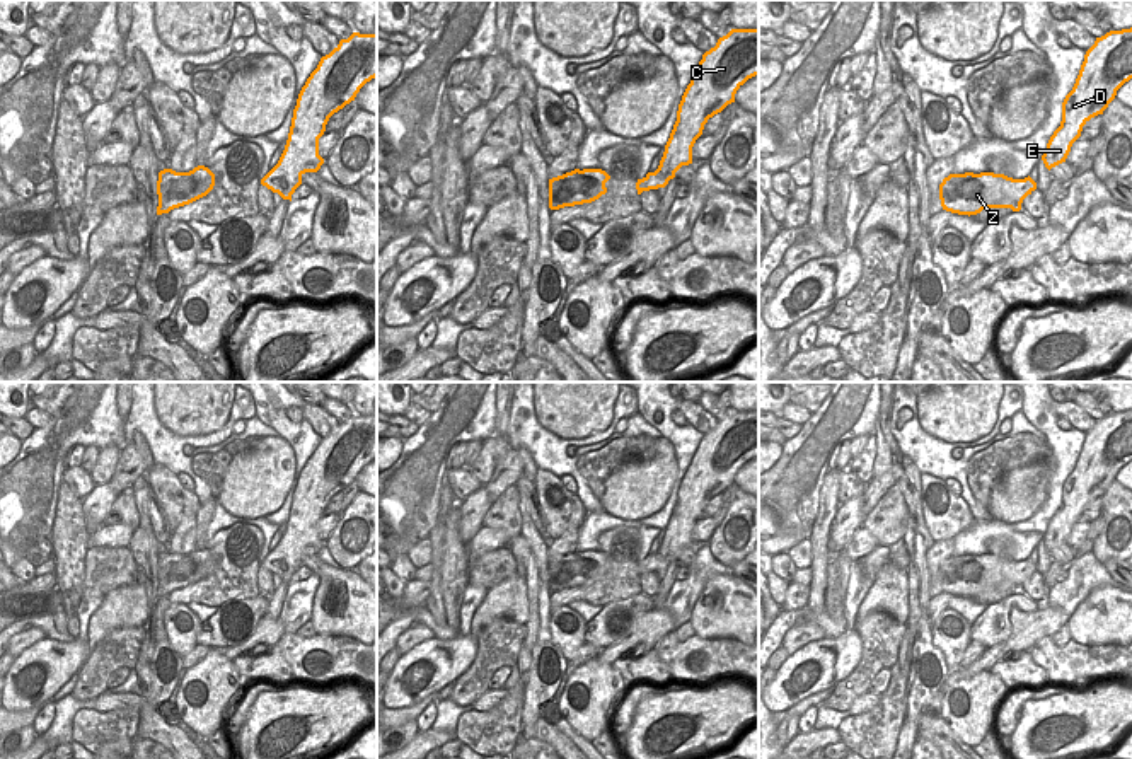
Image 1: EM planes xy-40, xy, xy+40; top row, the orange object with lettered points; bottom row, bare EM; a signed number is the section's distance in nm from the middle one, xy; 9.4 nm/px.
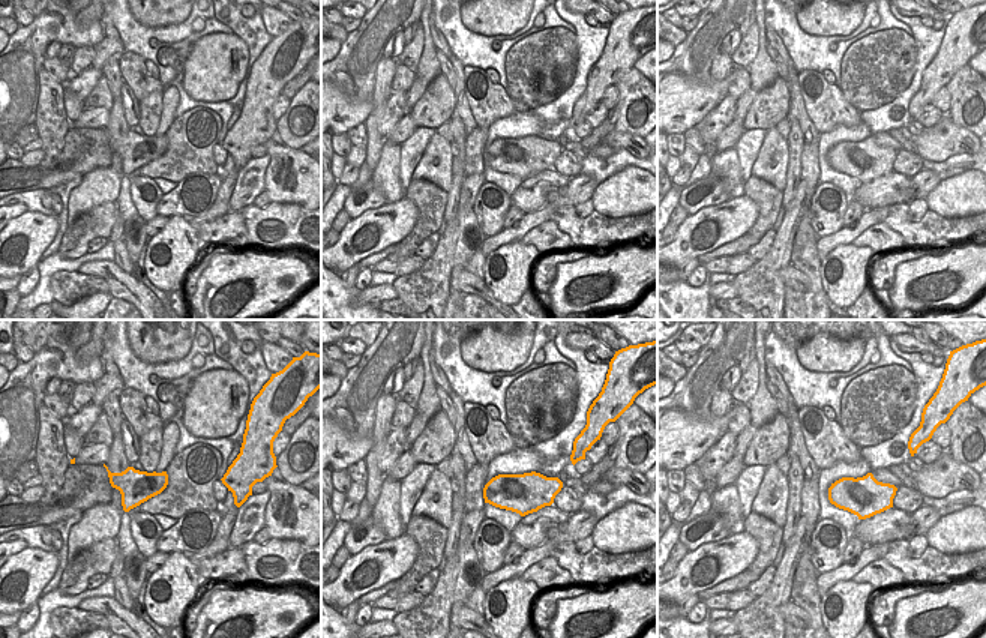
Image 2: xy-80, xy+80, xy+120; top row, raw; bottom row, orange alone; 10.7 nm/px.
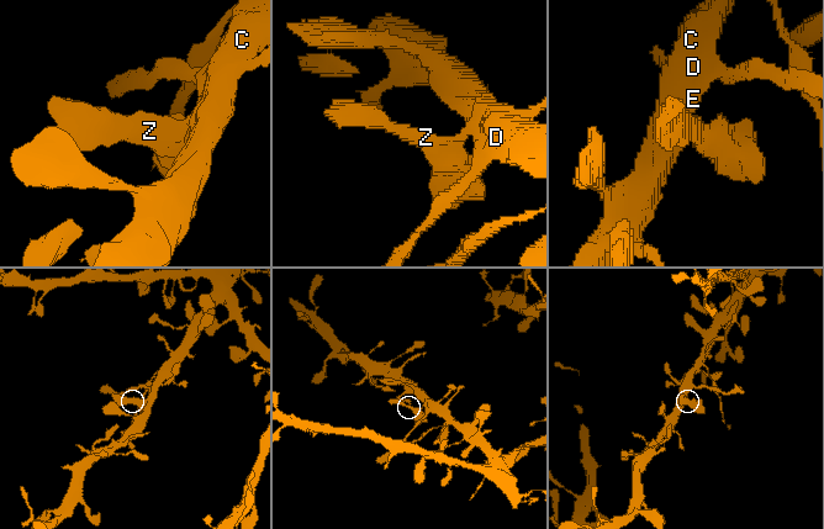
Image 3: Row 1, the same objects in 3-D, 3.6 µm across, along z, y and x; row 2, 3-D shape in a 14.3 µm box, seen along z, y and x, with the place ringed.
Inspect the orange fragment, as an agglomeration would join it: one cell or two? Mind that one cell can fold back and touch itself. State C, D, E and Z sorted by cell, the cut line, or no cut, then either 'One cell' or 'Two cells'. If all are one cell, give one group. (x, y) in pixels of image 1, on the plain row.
Groups: C D E Z. No split. One cell.

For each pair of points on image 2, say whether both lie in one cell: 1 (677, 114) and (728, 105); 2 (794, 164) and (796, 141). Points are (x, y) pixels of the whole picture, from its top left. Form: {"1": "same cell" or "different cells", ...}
{"1": "different cells", "2": "same cell"}

